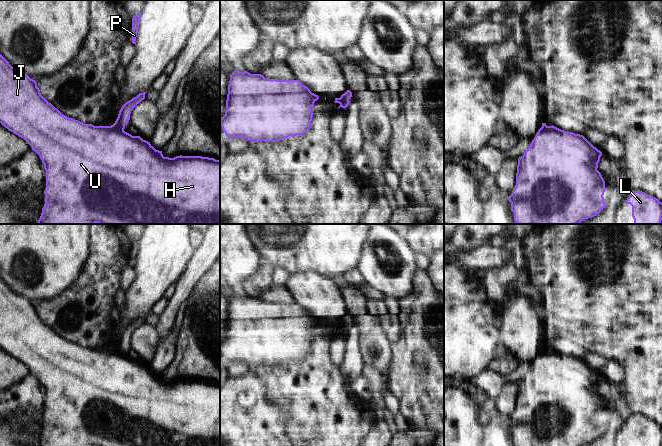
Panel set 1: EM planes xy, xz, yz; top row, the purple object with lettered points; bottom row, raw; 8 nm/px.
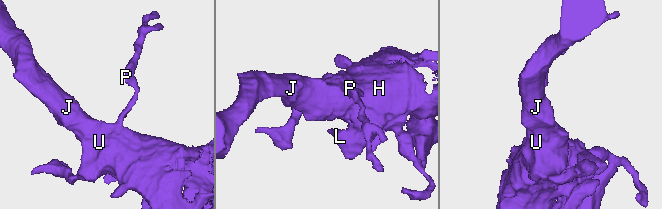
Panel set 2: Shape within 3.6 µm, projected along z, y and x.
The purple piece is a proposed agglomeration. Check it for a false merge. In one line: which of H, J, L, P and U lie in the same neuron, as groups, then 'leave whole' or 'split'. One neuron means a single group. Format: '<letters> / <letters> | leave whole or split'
H J L U / P | split

